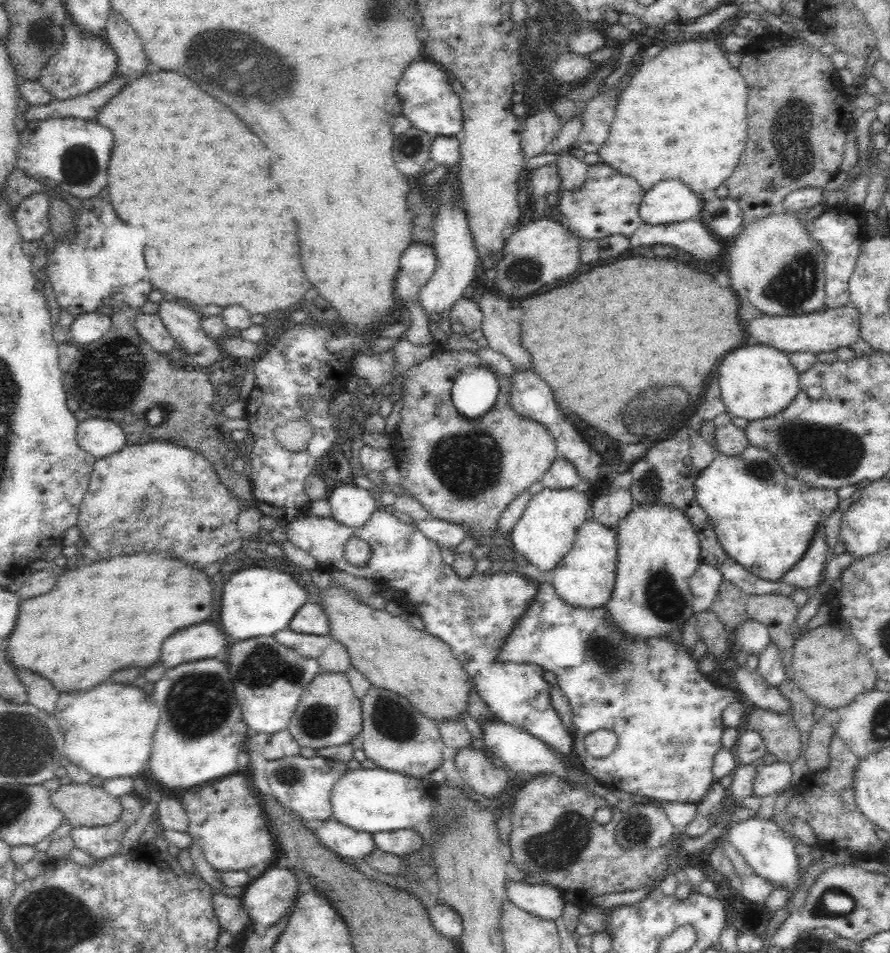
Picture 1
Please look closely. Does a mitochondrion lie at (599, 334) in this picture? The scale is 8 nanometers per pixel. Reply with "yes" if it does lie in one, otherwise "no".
no

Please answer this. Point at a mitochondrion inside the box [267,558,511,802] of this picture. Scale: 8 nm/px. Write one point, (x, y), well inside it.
(391, 718)

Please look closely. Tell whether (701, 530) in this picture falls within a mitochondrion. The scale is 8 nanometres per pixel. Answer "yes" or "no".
no

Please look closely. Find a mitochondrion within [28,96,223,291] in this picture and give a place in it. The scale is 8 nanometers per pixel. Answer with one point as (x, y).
(82, 166)

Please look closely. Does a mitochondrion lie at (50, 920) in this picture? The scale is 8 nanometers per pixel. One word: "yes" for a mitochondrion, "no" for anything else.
yes

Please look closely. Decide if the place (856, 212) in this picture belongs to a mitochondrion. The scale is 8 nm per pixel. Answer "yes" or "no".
no

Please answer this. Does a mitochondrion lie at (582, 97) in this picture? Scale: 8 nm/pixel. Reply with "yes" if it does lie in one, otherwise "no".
no

